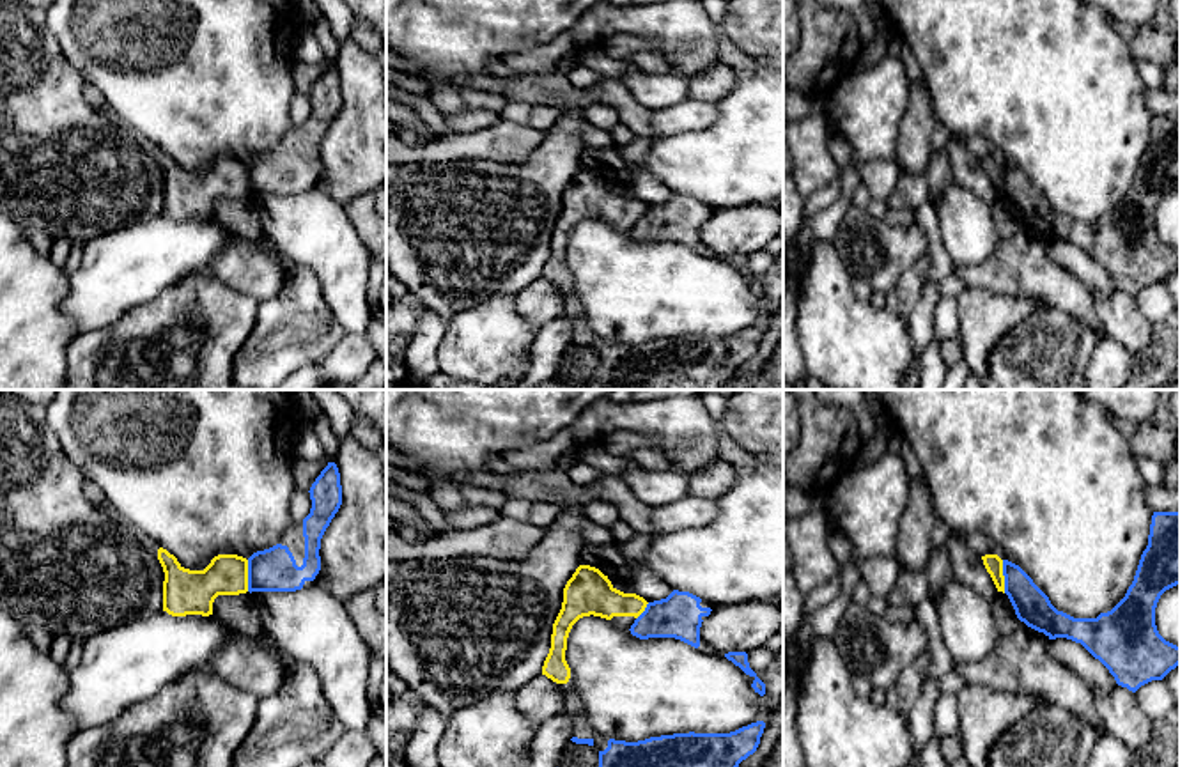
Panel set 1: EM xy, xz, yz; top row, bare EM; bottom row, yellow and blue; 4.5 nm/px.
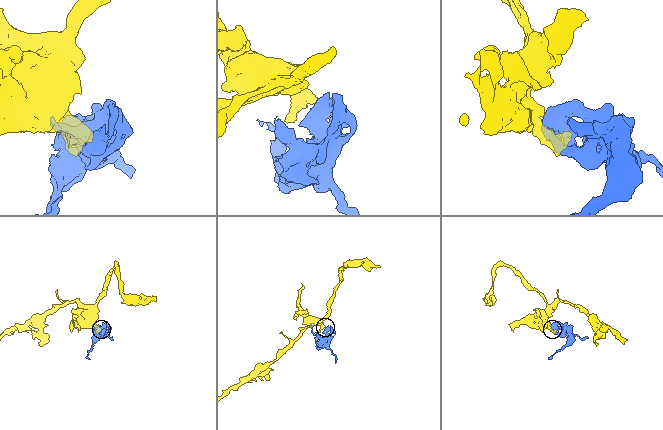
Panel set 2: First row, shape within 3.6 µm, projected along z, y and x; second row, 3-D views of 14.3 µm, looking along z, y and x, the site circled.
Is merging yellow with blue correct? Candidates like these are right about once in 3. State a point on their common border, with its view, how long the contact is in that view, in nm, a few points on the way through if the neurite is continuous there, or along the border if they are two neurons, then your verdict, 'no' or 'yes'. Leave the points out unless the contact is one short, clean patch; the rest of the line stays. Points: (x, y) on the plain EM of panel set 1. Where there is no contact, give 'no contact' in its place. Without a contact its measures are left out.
yz (1003, 179) | 150 nm | across yz (993, 165), (1003, 179), (1032, 209) | yes

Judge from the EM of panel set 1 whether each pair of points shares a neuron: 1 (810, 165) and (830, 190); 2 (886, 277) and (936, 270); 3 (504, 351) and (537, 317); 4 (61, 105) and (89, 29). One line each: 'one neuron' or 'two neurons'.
1: two neurons
2: two neurons
3: two neurons
4: two neurons

